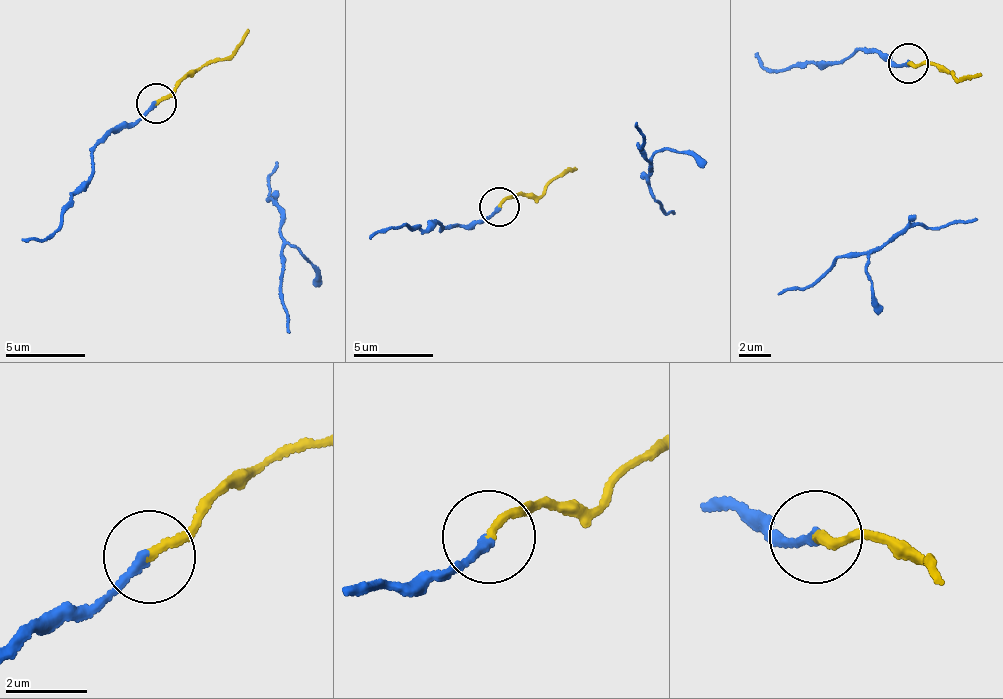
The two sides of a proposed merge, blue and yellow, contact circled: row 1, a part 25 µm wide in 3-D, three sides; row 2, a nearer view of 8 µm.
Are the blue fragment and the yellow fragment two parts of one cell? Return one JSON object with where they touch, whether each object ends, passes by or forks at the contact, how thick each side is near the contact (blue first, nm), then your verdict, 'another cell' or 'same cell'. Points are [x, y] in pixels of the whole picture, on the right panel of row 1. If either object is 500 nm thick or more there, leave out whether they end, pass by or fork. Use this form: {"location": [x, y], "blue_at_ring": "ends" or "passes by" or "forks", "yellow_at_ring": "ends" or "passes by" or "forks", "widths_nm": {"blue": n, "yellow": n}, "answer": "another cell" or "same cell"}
{"location": [908, 63], "blue_at_ring": "ends", "yellow_at_ring": "ends", "widths_nm": {"blue": 220, "yellow": 200}, "answer": "same cell"}

